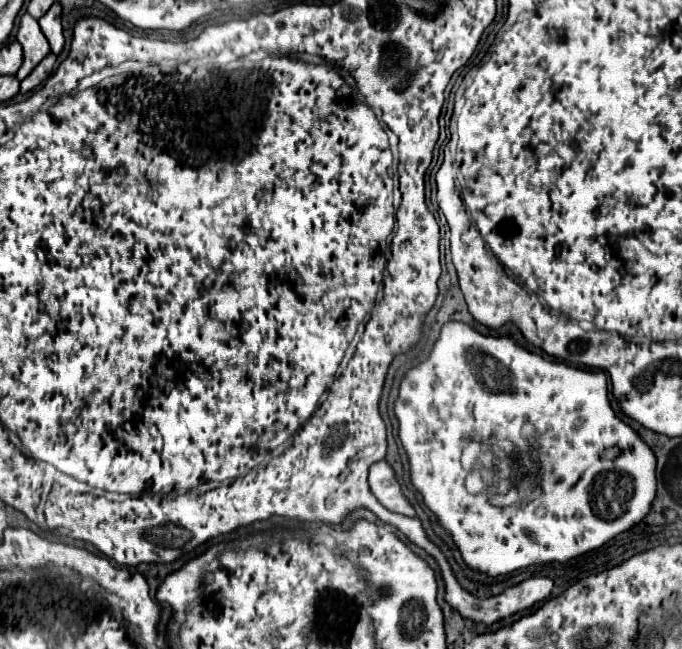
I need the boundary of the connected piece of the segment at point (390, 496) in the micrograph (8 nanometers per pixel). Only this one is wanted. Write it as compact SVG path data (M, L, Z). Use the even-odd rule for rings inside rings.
M381 460L381 462L371 466L369 486L371 486L373 494L377 496L377 500L385 508L389 508L391 512L399 512L399 514L405 514L405 516L415 516L415 508L403 496L401 486L395 478L395 470L391 468L391 464L387 460Z

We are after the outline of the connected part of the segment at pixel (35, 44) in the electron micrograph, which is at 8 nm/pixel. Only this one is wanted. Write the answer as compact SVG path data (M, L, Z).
M25 14L21 18L21 26L19 26L19 32L17 32L17 42L23 46L23 64L21 64L19 72L15 74L15 78L23 80L49 54L49 42L41 32L39 22L29 14Z

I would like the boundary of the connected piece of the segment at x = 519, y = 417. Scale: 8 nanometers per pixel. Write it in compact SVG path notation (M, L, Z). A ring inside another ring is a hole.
M463 322L445 324L431 358L405 374L395 414L399 418L399 438L409 456L413 486L423 494L425 504L439 518L441 526L449 530L463 560L473 570L487 572L489 576L553 560L567 562L587 550L595 550L637 524L649 512L657 492L655 456L639 434L613 412L603 371L579 370L563 362L545 360L539 354L527 352L511 338L483 336ZM499 422L505 422L505 434L513 438L519 438L523 426L531 424L537 430L537 438L529 438L529 444L535 450L541 448L541 456L553 456L553 488L549 492L543 490L539 500L517 504L517 508L491 506L485 496L469 494L463 484L467 472L459 458L467 440L487 438L485 434L499 436L499 430L491 428Z

